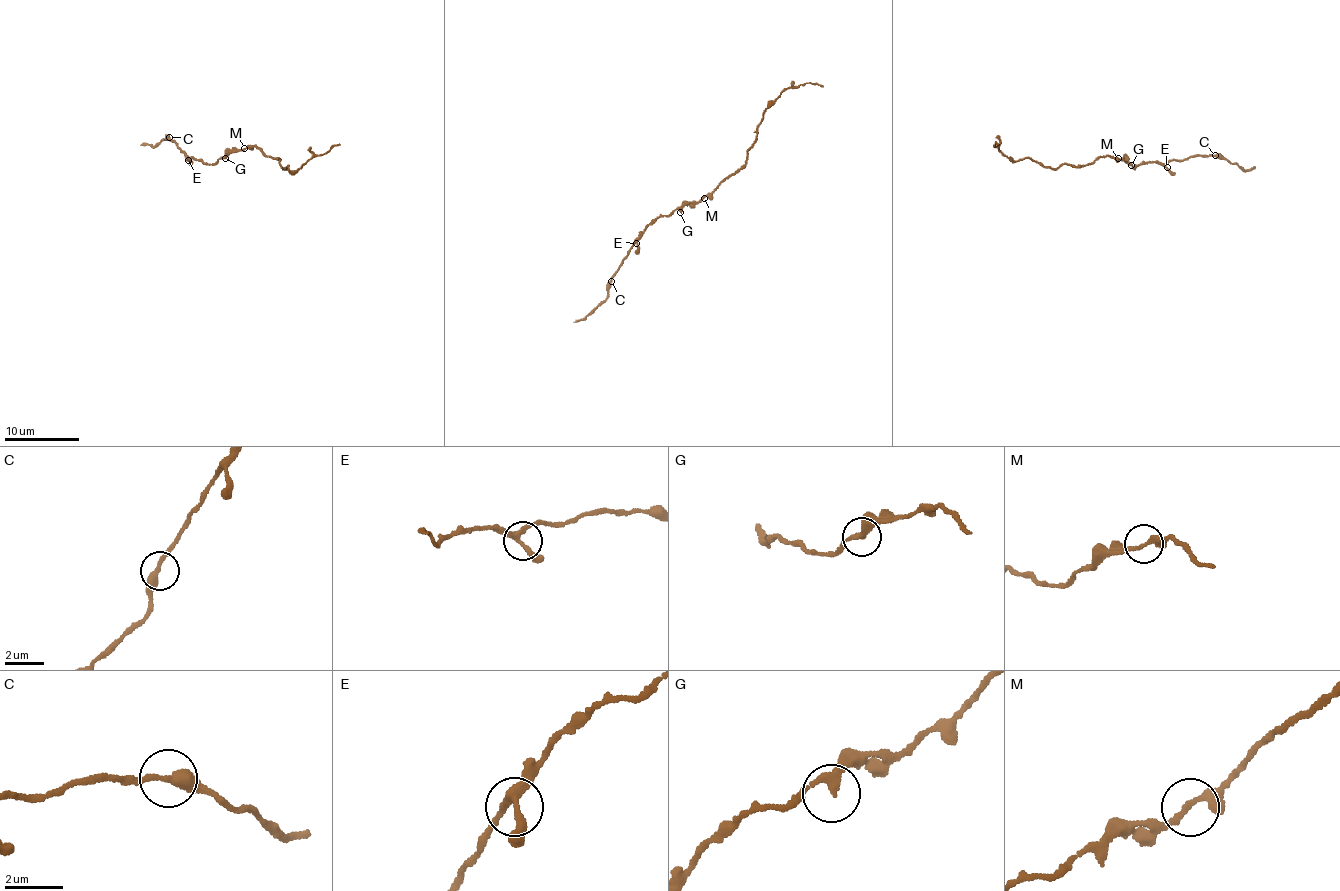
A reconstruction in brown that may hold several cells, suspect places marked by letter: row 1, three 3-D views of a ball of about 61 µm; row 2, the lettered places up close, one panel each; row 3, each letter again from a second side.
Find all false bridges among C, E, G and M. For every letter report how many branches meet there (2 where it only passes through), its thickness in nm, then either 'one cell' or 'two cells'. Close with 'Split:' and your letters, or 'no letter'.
C: branches 2; calibre 340 nm; one cell
E: branches 3; calibre 280 nm; one cell
G: branches 2; calibre 240 nm; one cell
M: branches 3; calibre 190 nm; one cell
Split: no letter

